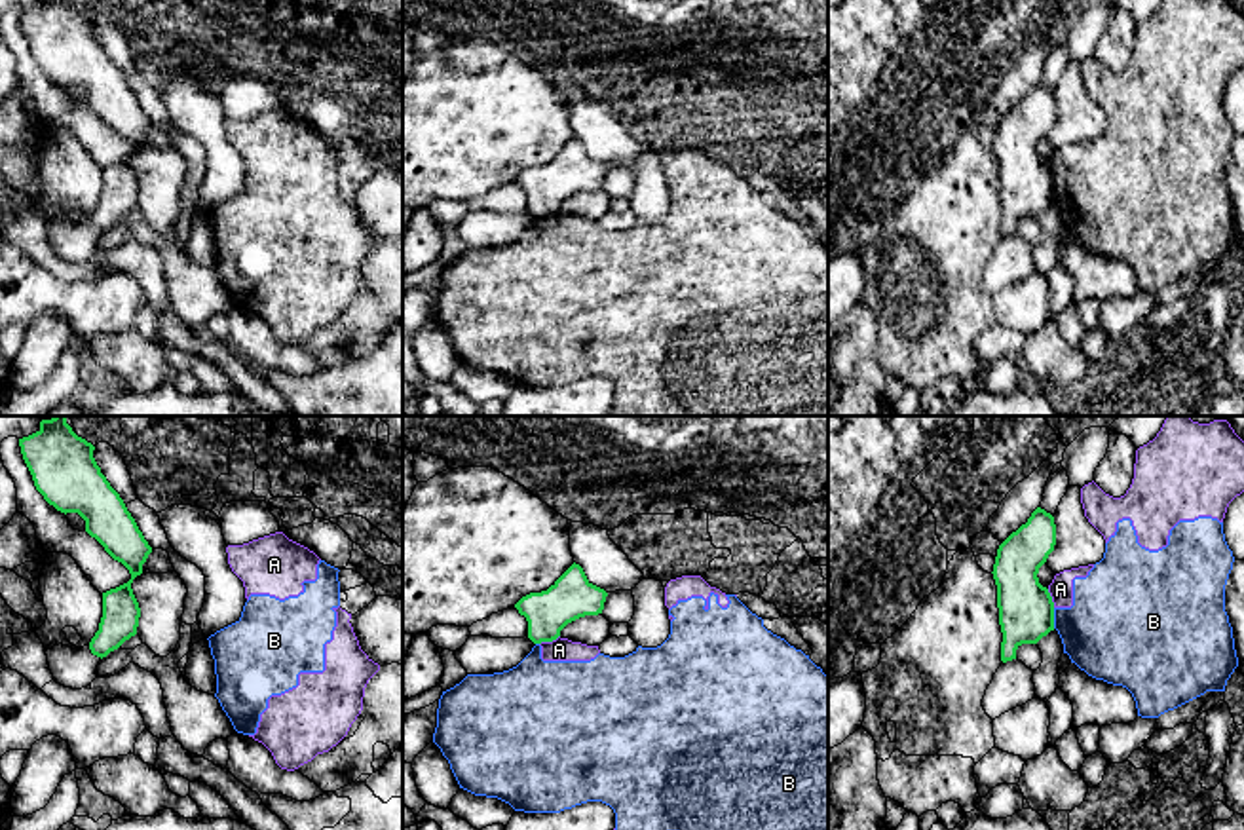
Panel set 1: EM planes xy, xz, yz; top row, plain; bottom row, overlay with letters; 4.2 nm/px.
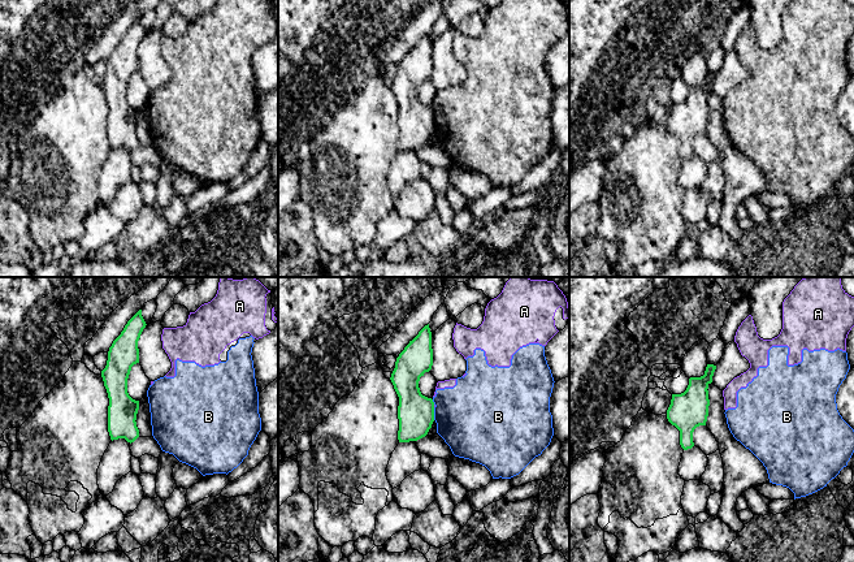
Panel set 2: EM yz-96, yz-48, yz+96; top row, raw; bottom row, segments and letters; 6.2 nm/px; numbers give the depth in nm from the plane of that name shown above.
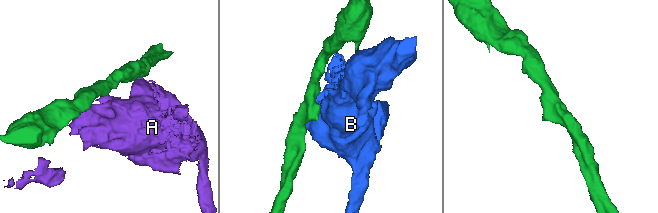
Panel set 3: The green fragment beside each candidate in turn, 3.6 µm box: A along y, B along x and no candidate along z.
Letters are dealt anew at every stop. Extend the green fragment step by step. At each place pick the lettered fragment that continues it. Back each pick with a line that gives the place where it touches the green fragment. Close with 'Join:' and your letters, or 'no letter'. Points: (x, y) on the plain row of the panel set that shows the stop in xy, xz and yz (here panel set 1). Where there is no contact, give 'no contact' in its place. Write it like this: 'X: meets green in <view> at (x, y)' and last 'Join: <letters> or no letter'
Join: no letter

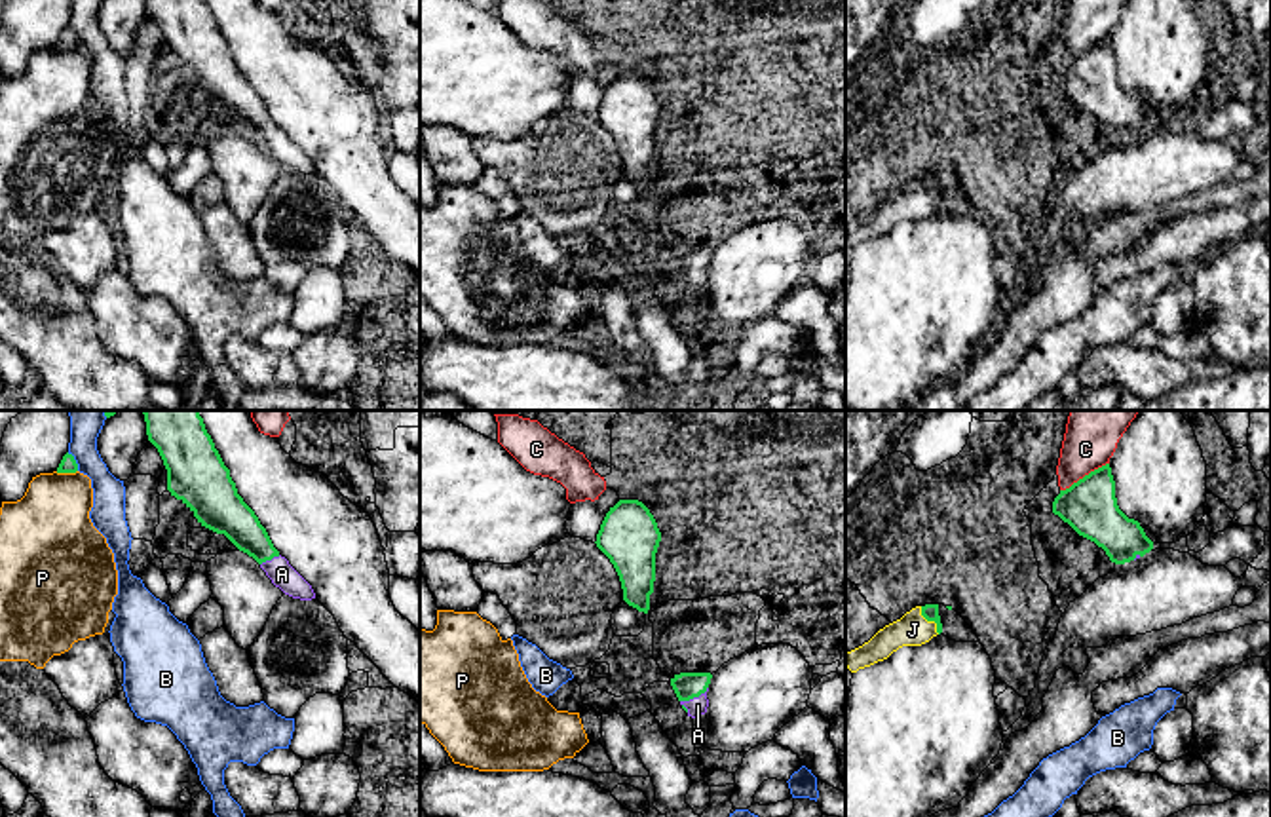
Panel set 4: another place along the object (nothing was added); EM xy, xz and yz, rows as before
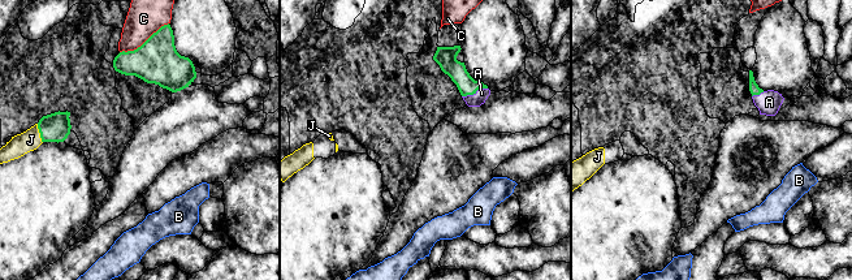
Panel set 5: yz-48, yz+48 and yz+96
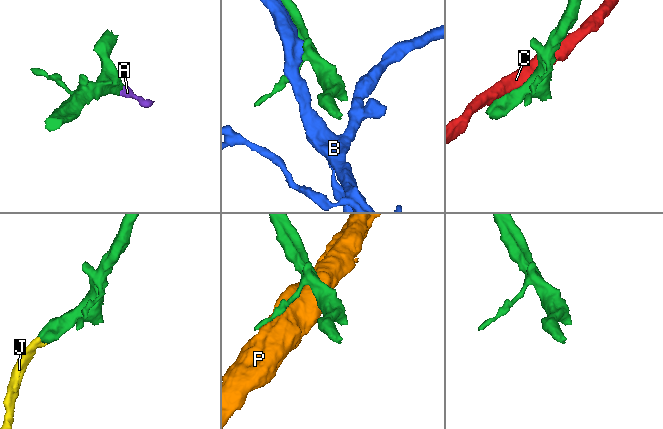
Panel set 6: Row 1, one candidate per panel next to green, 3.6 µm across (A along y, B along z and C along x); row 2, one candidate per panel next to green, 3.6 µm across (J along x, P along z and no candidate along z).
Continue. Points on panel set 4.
A: meets green in xz at (692, 272)
J: meets green in yz at (929, 194)
Join: A, J

